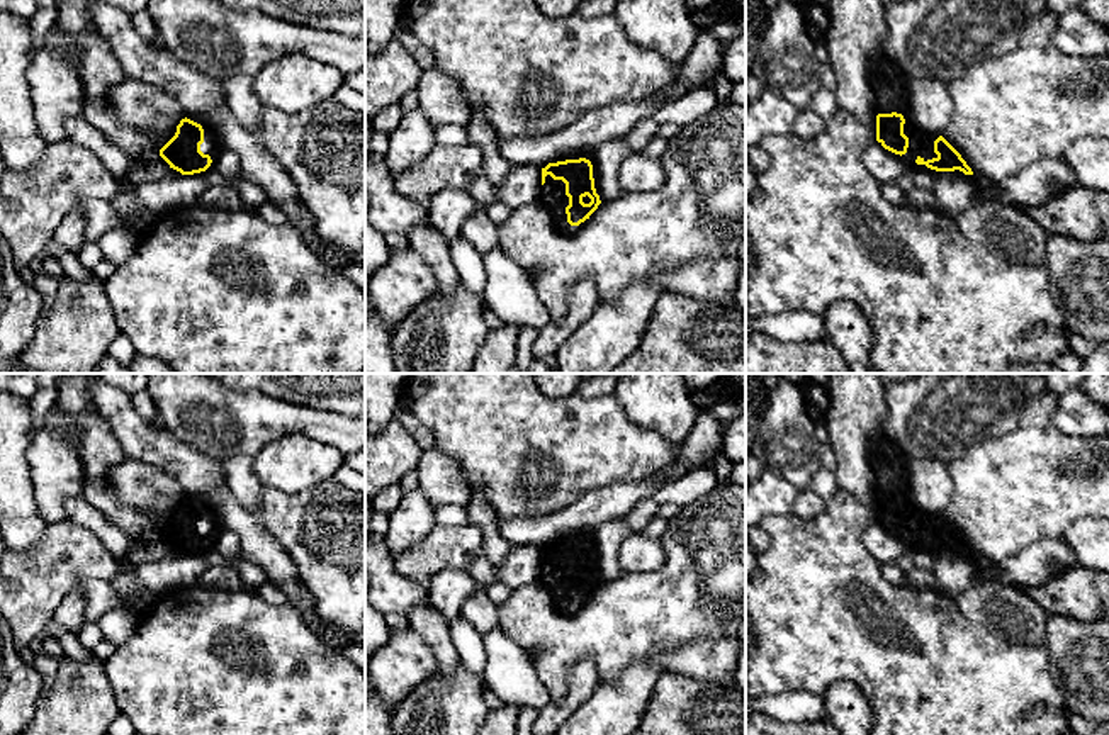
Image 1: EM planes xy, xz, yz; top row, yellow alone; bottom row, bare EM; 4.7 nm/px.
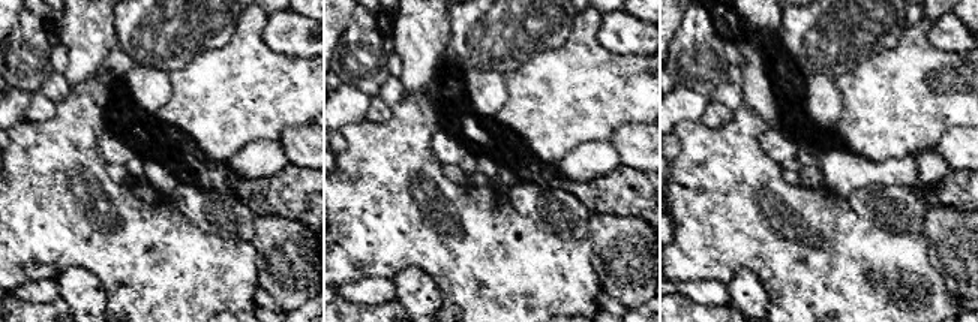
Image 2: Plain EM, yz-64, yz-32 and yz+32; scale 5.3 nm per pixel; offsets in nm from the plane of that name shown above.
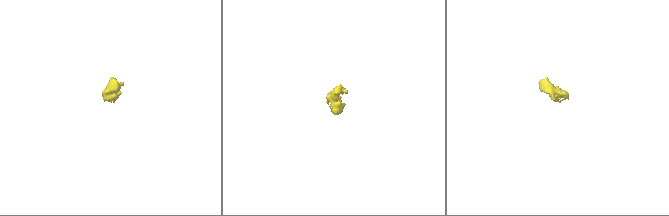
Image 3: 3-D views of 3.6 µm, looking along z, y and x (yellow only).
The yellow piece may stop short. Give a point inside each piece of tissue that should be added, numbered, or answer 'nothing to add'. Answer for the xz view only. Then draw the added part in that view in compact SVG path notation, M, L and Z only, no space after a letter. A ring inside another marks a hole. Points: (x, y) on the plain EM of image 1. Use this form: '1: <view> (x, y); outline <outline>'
1: xz (552, 572); outline M547 555L540 570L540 581L549 586L555 603L562 604L564 608L571 608L566 594L569 577L566 575L566 564L562 560L554 560L550 555Z

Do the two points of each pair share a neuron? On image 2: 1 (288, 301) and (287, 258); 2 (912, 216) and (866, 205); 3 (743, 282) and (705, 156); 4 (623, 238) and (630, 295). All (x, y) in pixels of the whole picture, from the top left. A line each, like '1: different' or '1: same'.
1: same
2: same
3: different
4: same

